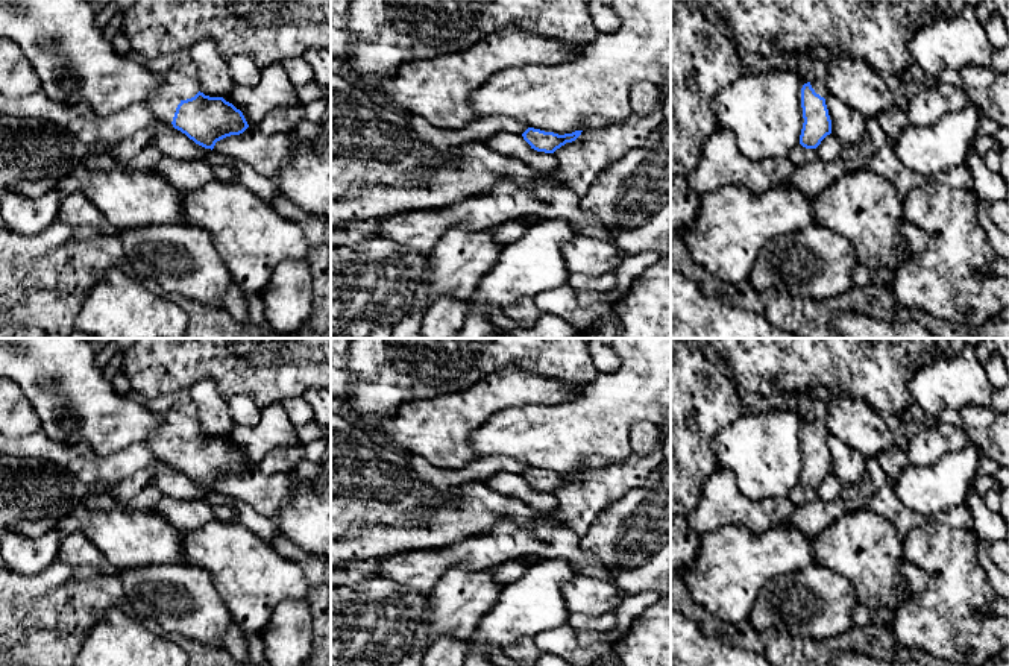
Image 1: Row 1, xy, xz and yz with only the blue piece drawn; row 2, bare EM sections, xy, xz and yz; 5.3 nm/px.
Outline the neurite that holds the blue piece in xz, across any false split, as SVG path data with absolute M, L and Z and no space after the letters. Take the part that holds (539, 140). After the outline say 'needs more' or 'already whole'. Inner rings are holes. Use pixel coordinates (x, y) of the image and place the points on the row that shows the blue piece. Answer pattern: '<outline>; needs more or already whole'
M528 127L522 137L531 146L531 149L545 153L554 153L557 149L566 143L575 141L583 130L575 130L572 134L558 135L554 132L545 132L540 129Z; already whole

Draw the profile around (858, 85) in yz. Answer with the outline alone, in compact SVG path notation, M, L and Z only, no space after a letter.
M815 47L791 55L797 59L801 55L807 55L813 65L822 62L827 71L828 96L839 99L866 118L877 118L879 112L897 106L895 96L882 76L866 64L860 64L845 53Z

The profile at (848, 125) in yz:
M833 96L825 97L831 120L831 134L844 144L859 141L866 130L866 117Z

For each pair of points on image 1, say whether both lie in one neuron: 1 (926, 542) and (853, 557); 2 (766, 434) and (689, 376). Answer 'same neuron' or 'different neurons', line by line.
1: different neurons
2: different neurons

